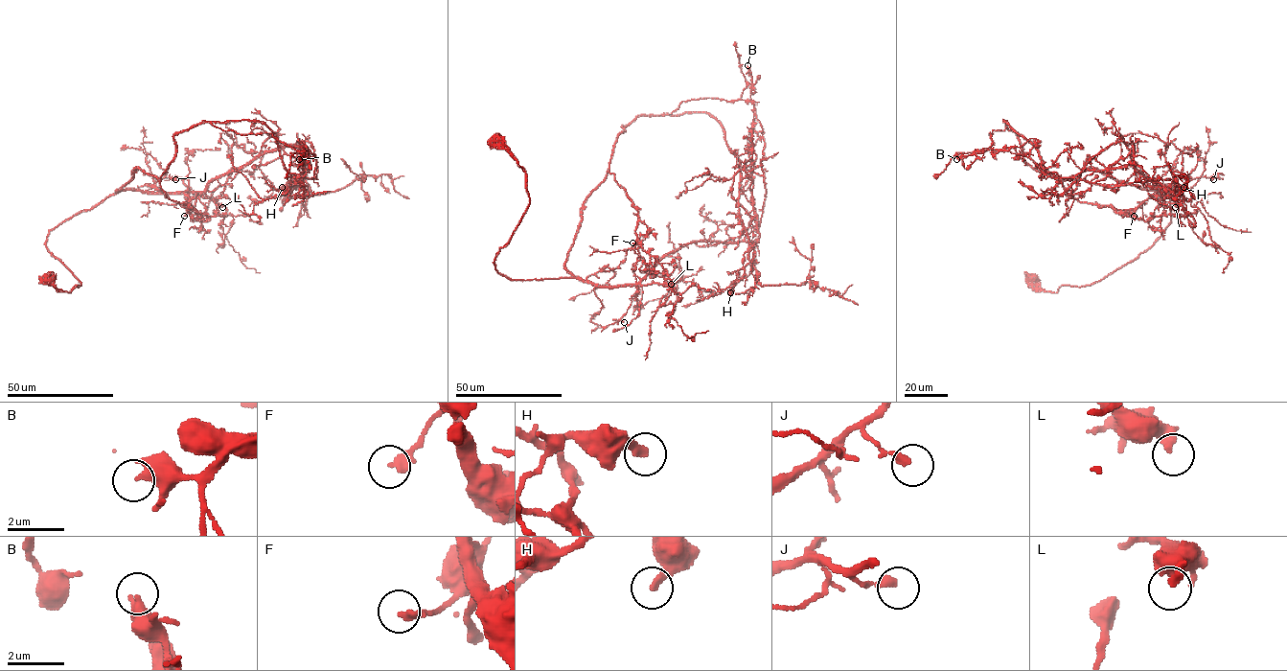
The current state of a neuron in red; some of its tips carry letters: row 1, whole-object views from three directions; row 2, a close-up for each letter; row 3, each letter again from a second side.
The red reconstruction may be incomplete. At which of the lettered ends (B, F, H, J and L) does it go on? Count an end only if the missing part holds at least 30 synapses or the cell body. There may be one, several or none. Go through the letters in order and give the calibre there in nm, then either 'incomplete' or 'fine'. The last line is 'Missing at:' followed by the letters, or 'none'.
B: 480 nm thick; fine
F: 280 nm thick; incomplete
H: 280 nm thick; fine
J: 260 nm thick; fine
L: 360 nm thick; fine
Missing at: F

